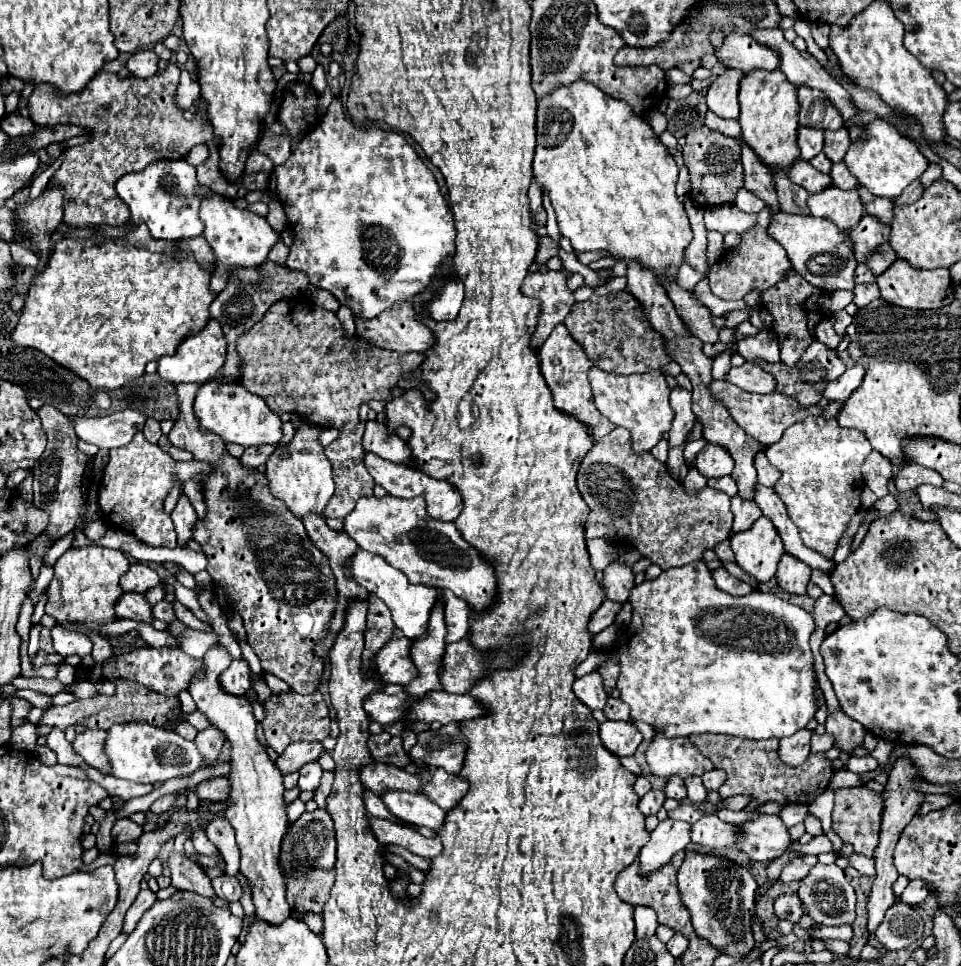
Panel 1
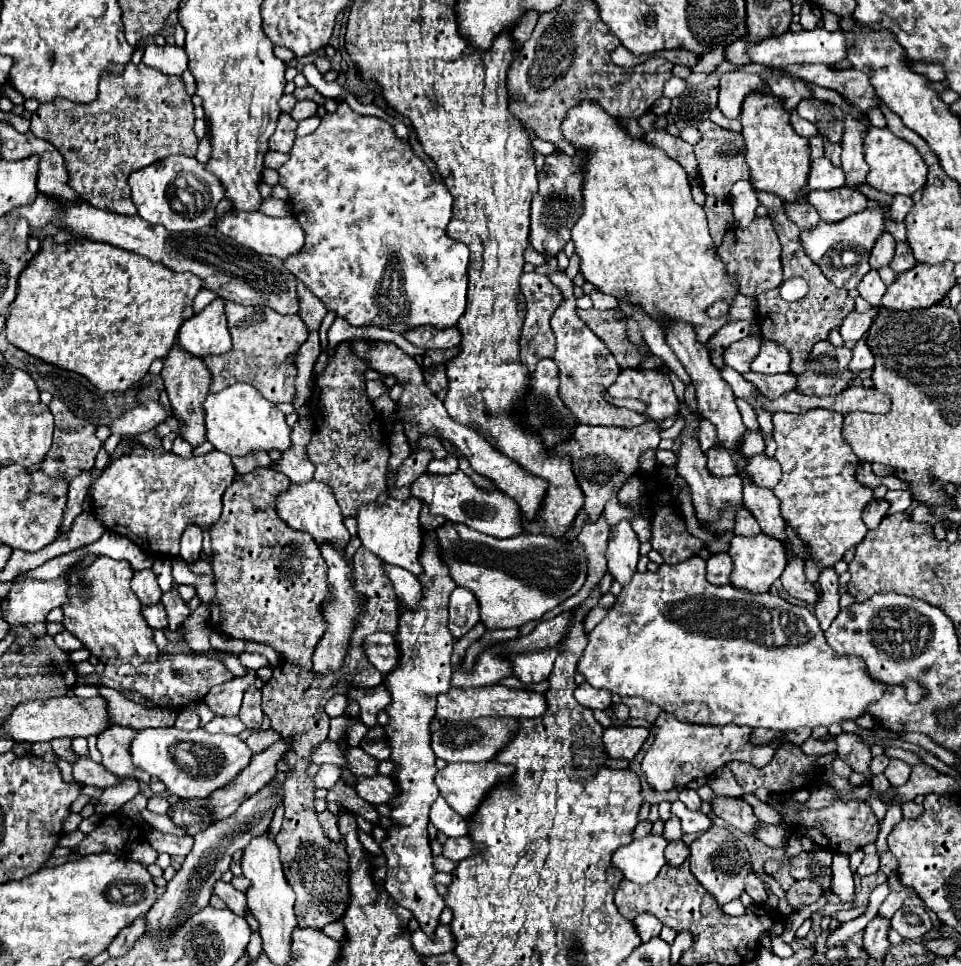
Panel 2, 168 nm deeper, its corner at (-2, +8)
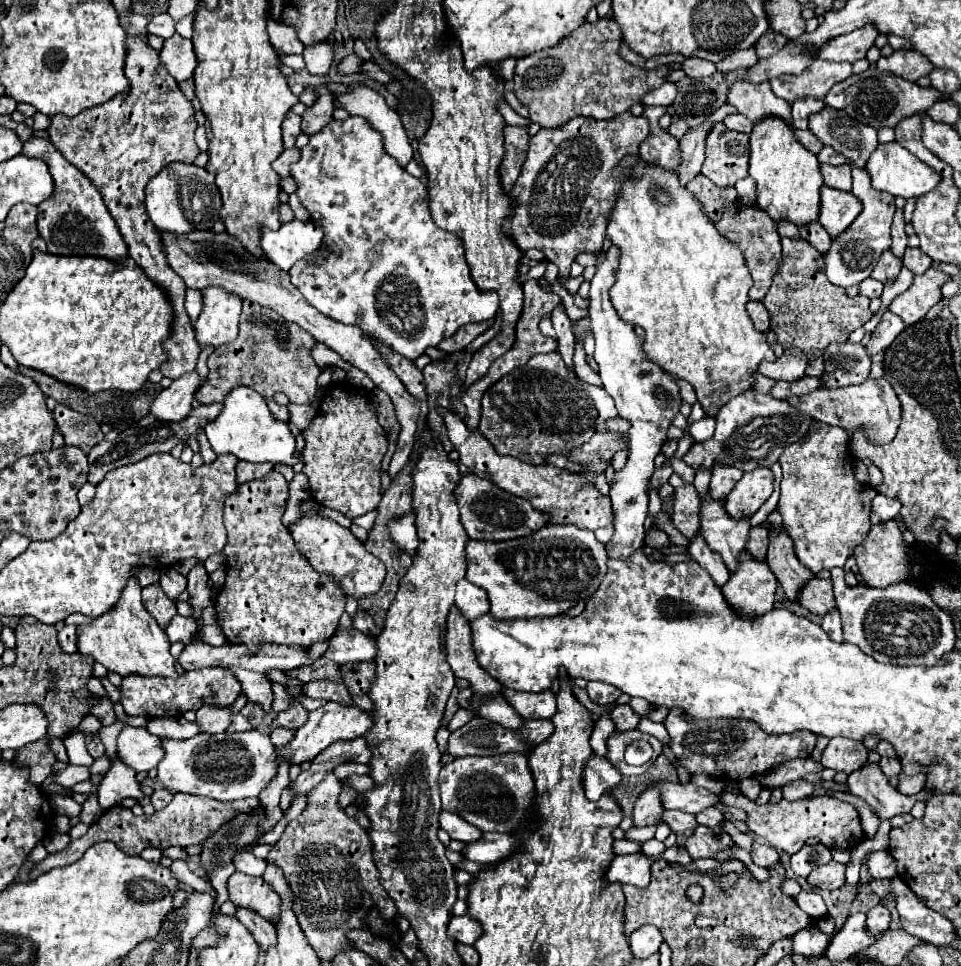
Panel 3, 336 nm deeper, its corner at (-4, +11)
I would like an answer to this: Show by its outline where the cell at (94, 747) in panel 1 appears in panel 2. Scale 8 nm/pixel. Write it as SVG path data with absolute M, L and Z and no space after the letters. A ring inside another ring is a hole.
M111 726L97 736L97 748L103 754L103 766L109 772L113 772L115 776L133 776L133 778L149 784L151 776L147 772L143 772L141 768L137 768L131 760L129 746L131 746L135 734L137 734L137 730L133 730L133 728Z

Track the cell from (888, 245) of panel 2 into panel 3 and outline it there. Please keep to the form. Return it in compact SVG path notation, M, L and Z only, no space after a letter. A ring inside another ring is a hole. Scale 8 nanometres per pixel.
M887 249L887 253L883 253L883 257L879 257L879 265L873 269L871 277L877 279L877 281L881 281L881 283L885 283L885 281L895 279L899 275L901 265L903 263L895 255L891 255L891 251Z

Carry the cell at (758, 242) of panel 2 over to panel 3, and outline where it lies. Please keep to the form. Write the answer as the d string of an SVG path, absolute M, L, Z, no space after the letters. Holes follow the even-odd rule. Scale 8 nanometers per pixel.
M733 203L723 209L723 217L717 223L717 231L727 241L735 243L741 249L741 253L745 255L745 263L747 263L751 277L753 277L753 287L749 291L749 297L753 301L761 301L765 297L767 289L771 287L771 281L773 281L779 261L781 261L781 239L779 239L775 221L763 209L759 209L755 205L747 207L743 203Z

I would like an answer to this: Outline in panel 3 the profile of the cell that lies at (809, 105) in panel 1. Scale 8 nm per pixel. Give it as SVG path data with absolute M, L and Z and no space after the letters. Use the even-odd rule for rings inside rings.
M825 107L823 113L813 113L809 117L809 129L823 145L831 145L859 167L865 167L871 151L877 147L877 131L847 117L839 109Z

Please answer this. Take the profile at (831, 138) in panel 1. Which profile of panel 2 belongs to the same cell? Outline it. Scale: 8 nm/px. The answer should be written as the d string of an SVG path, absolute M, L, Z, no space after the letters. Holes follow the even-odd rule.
M825 140L825 156L835 166L841 166L841 146L839 144L829 144L829 140Z

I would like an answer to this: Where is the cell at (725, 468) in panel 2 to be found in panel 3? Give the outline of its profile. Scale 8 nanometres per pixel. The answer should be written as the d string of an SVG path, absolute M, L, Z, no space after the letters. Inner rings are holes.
M715 465L713 477L711 477L711 497L715 499L725 499L729 495L729 491L735 487L735 483L739 481L739 477L743 475L743 471L739 469L731 469L731 465Z

